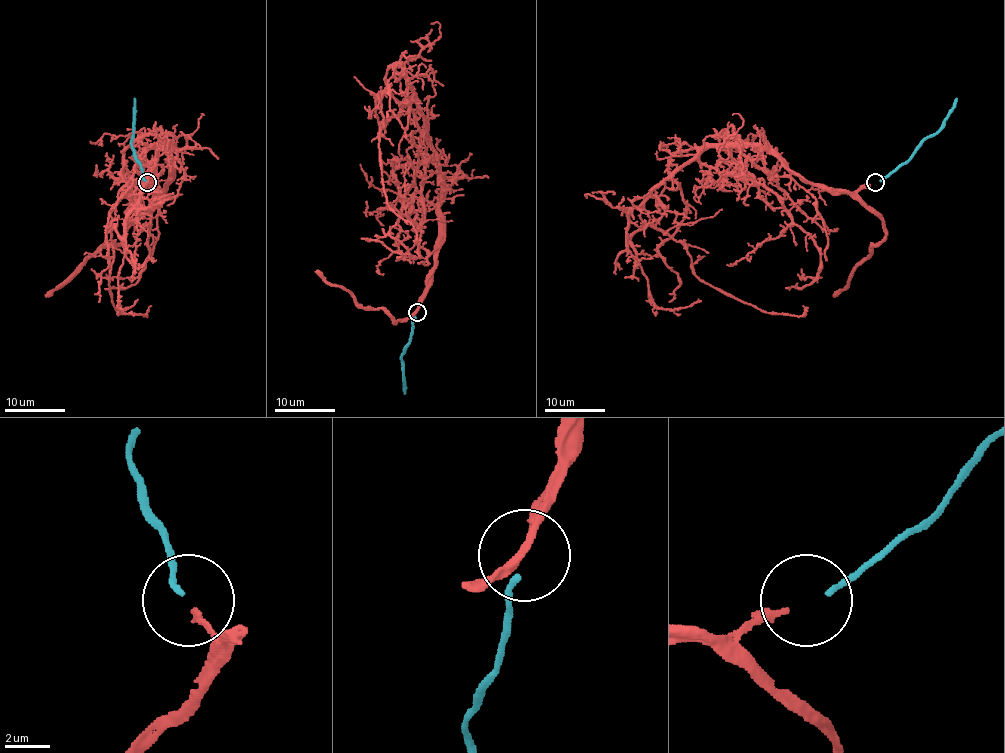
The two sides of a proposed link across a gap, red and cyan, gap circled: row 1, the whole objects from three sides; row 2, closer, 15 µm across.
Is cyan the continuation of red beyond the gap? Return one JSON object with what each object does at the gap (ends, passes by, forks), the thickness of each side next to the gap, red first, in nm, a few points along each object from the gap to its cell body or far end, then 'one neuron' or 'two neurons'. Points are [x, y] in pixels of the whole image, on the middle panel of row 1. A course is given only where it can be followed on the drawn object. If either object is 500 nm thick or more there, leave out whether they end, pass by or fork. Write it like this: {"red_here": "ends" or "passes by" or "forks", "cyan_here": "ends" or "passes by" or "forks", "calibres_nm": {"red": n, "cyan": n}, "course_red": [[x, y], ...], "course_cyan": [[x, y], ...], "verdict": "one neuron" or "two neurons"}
{"red_here": "ends", "cyan_here": "ends", "calibres_nm": {"red": 240, "cyan": 260}, "course_red": [[417, 306], [438, 237], [438, 154], [409, 78], [393, 65], [381, 97], [382, 189], [421, 240]], "course_cyan": [[415, 317], [411, 341], [402, 356], [405, 394]], "verdict": "one neuron"}

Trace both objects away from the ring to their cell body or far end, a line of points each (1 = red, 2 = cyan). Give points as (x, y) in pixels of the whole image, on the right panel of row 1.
1: (869, 184), (705, 147), (628, 213), (628, 237), (666, 231), (700, 280), (768, 313), (803, 305)
2: (880, 181), (904, 163), (942, 126), (957, 98)

